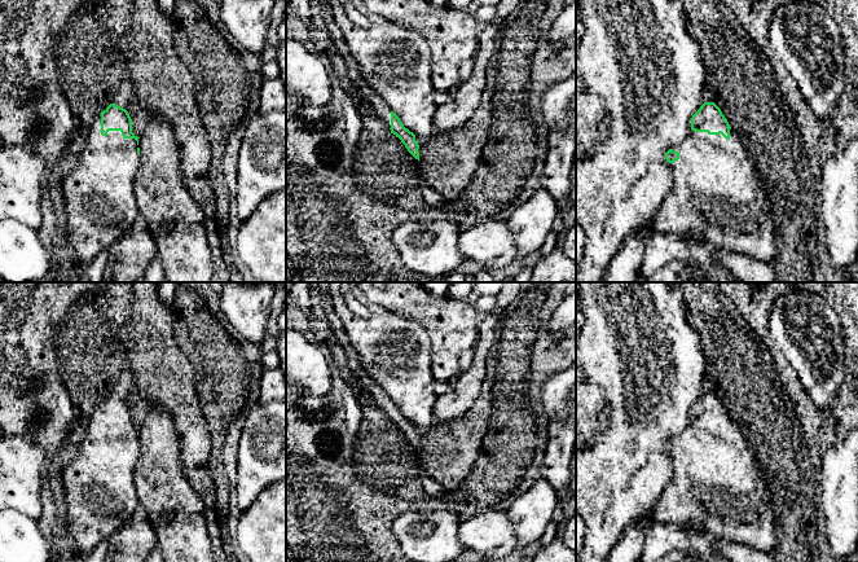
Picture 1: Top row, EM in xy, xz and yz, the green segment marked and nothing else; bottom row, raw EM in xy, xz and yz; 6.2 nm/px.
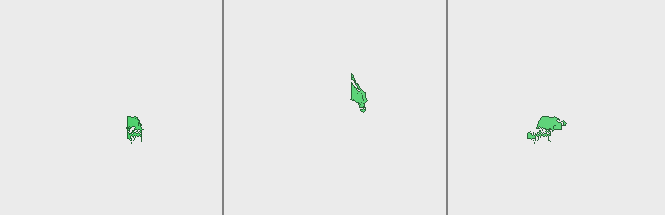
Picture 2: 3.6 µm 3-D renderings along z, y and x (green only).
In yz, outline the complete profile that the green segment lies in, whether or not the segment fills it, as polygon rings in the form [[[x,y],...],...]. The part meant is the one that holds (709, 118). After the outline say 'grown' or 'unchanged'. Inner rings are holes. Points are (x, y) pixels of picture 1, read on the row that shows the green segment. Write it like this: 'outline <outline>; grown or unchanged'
outline [[[704,102],[700,106],[691,118],[691,129],[691,133],[678,146],[665,153],[665,159],[673,170],[673,186],[646,227],[660,233],[677,234],[686,241],[690,241],[691,233],[696,232],[703,243],[708,243],[716,250],[727,250],[771,262],[779,251],[780,243],[771,205],[753,155],[714,102]]]; grown

